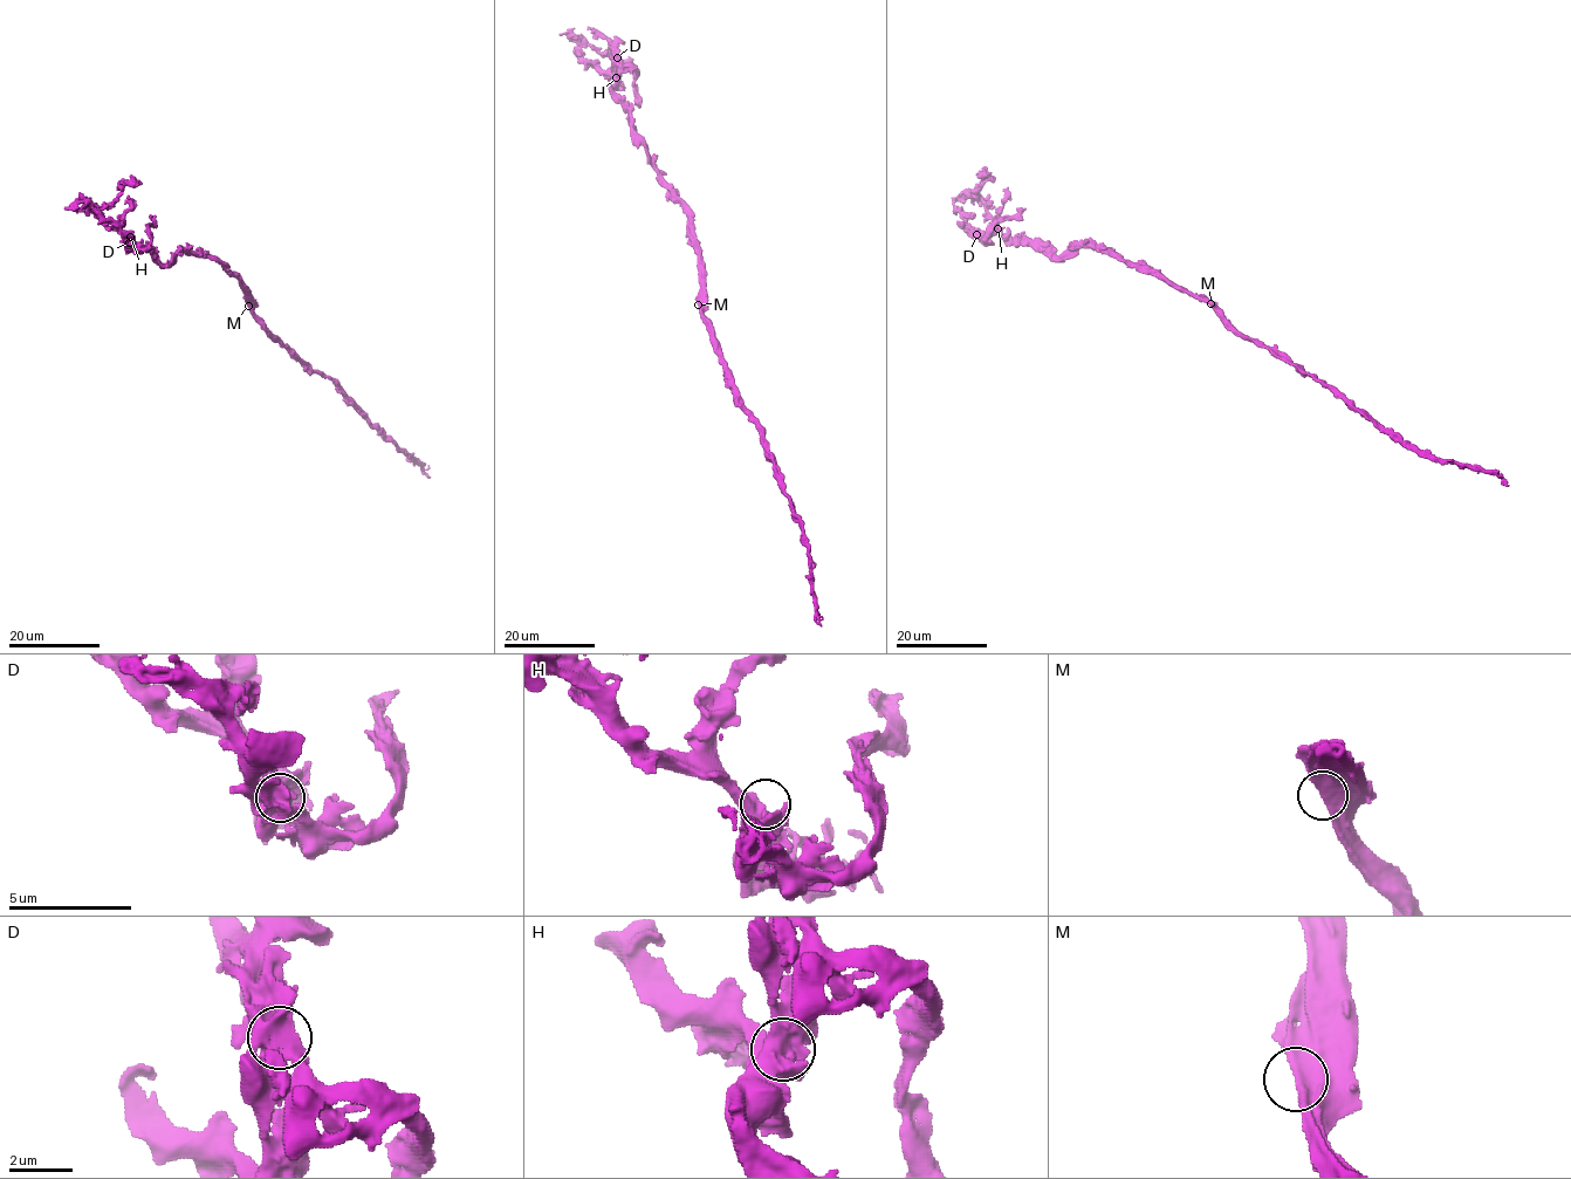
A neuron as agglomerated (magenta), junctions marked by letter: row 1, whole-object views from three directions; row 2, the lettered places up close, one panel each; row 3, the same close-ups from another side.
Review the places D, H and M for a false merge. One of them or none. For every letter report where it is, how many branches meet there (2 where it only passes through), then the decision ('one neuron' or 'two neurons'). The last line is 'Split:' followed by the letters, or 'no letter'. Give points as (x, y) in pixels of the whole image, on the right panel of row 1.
D: place (976, 234); branches 3; one neuron
H: place (997, 228); branches 3; one neuron
M: place (1211, 303); branches 1; one neuron
Split: no letter

